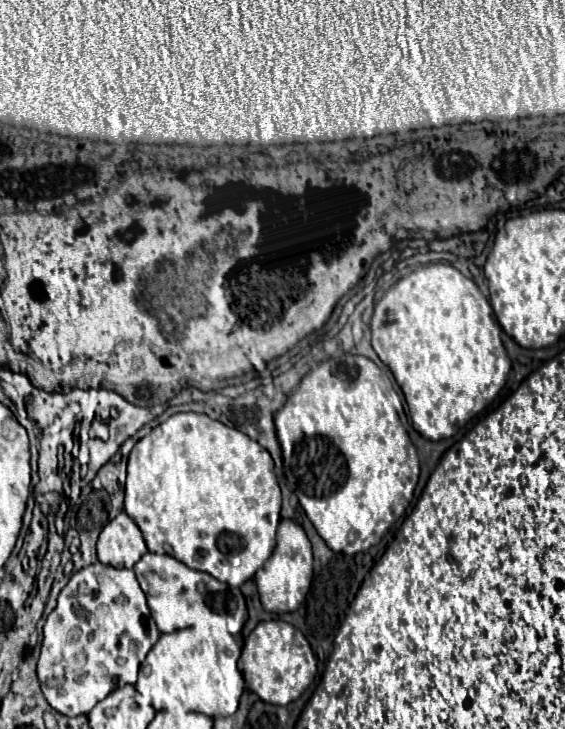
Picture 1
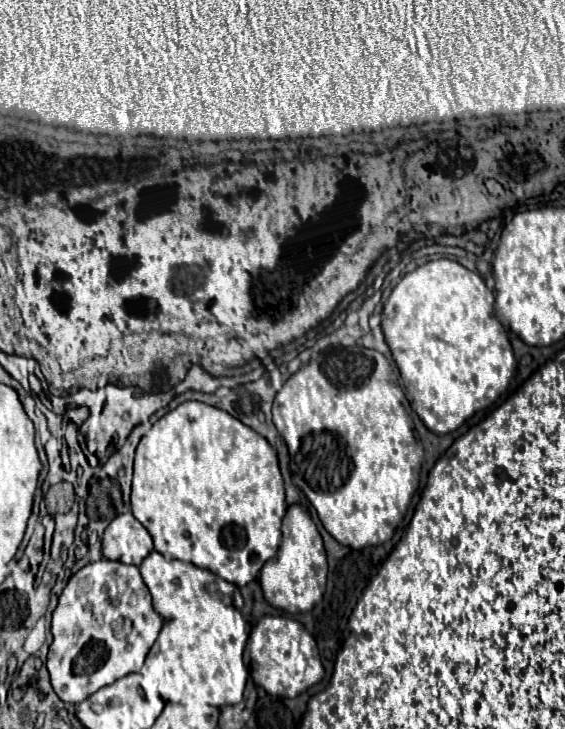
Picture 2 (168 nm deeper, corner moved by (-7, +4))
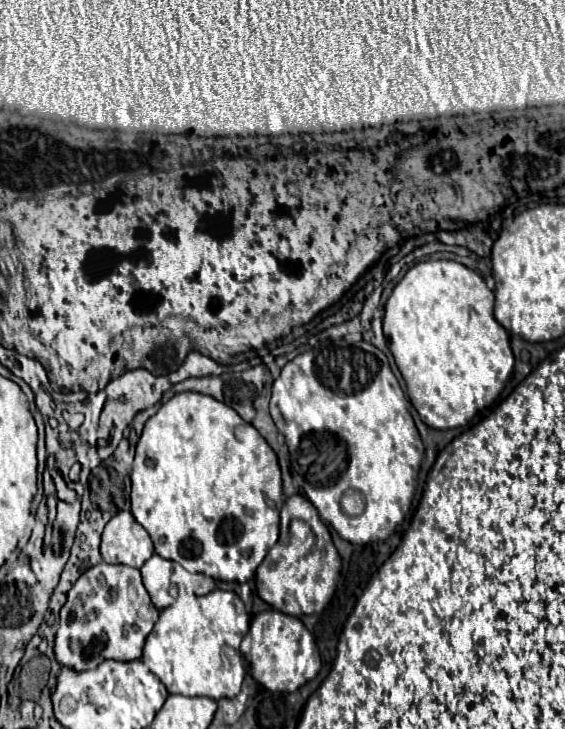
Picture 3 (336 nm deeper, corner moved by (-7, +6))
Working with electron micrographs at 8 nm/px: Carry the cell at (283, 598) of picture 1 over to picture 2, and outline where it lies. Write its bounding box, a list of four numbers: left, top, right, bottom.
[259,504,327,614]

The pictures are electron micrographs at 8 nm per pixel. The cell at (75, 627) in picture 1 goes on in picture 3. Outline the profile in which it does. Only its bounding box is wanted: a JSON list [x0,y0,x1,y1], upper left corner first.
[55,564,159,670]

